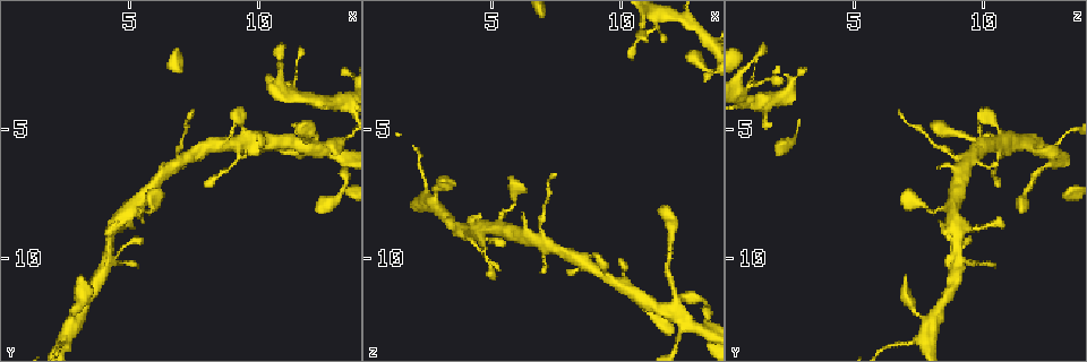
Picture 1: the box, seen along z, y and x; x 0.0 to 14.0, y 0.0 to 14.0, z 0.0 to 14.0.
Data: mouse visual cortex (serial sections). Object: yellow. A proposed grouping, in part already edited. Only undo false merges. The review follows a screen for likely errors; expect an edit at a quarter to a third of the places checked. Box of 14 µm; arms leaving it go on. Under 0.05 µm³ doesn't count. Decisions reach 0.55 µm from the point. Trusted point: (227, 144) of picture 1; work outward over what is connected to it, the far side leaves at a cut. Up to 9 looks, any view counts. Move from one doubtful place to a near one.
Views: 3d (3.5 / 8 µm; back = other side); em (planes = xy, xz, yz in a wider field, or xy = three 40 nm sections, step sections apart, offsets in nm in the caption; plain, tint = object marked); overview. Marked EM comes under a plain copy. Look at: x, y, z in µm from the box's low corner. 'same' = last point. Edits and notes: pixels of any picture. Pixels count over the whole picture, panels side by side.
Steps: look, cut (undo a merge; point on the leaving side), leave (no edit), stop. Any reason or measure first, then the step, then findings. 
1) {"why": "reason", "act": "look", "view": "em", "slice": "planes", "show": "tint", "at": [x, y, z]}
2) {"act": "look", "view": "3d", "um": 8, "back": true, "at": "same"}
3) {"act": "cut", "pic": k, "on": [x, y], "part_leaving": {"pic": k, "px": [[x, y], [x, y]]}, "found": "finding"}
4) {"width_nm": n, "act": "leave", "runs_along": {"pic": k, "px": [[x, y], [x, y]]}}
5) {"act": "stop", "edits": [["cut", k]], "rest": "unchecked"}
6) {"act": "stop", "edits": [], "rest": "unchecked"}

{"why": "three arms meet", "act": "look", "view": "3d", "um": 3.5, "back": true, "at": [7.1, 6.2, 9.3]}

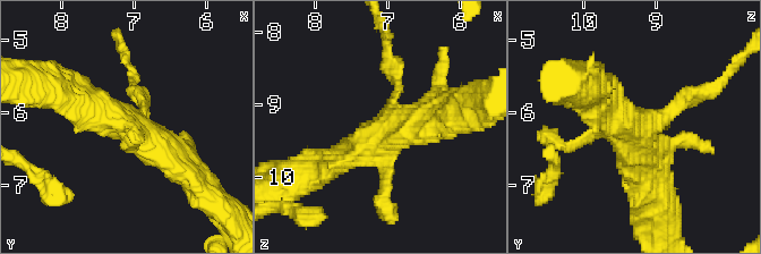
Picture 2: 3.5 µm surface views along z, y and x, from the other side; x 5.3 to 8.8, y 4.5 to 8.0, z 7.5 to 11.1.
{"why": "need the tissue", "act": "look", "view": "em", "slice": "xy", "step": 3, "show": "tint", "at": [7.00, 6.20, 9.30]}

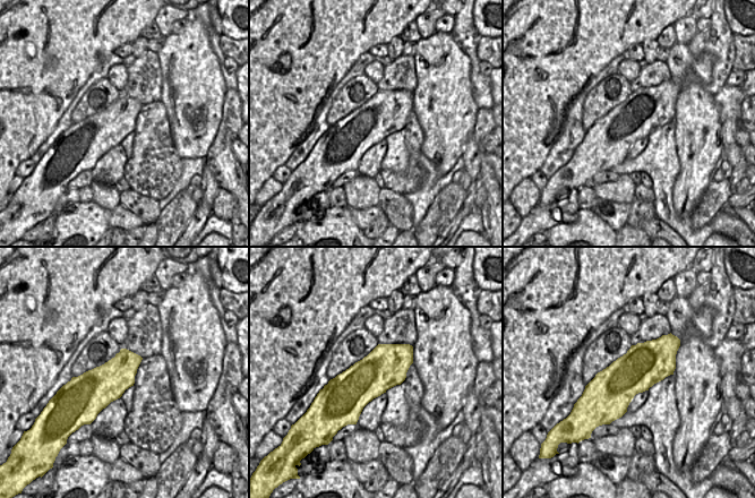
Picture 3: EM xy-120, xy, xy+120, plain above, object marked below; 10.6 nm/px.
{"act": "leave", "runs_along": {"pic": 2, "px": [[76, 100], [131, 124], [190, 177]]}, "found": "continuous, no second cell"}

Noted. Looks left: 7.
{"why": "a fork", "act": "look", "view": "3d", "um": 3.5, "at": [5.3, 8.1, 8.6]}

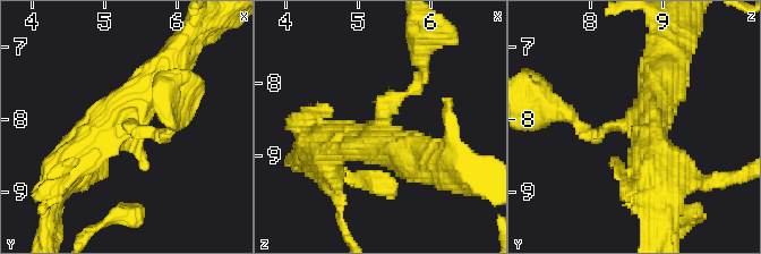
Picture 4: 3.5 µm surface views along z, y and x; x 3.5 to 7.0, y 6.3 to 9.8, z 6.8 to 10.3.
{"why": "need the tissue", "act": "look", "view": "em", "slice": "planes", "show": "tint", "at": [5.30, 8.05, 8.70]}

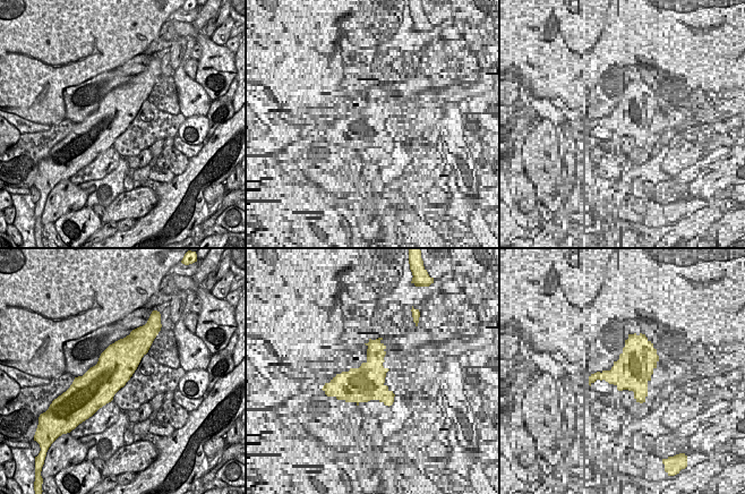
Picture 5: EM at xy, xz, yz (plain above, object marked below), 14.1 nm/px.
{"act": "leave", "runs_along": {"pic": 4, "px": [[176, 56], [117, 119], [63, 164]]}, "found": "all the same cell"}

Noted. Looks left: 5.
{"why": "thick turns thin", "act": "look", "view": "3d", "um": 3.5, "at": [4.2, 10.0, 9.1]}

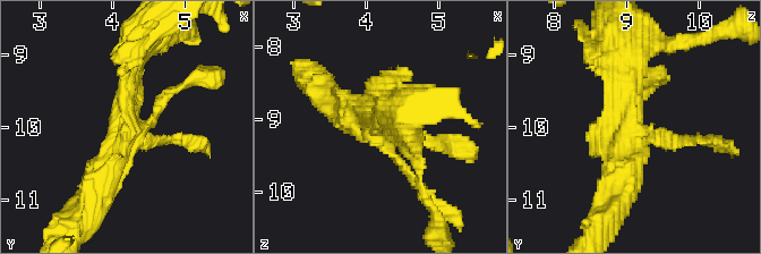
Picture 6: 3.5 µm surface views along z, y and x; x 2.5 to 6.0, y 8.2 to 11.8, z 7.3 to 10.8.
{"why": "shape alone is not enough", "act": "look", "view": "em", "slice": "xy", "step": 3, "show": "tint", "at": [4.20, 10.00, 9.05]}

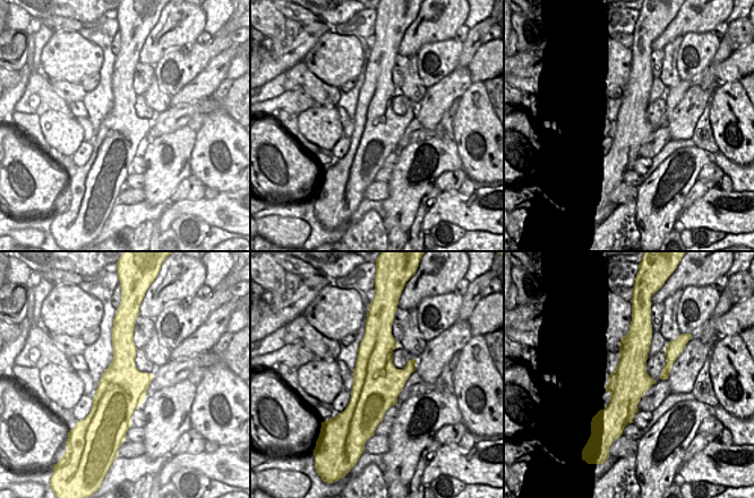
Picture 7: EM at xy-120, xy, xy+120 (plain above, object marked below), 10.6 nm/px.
{"act": "leave", "runs_along": {"pic": 6, "px": [[137, 50], [127, 130], [99, 193]]}, "found": "continuous, no second cell"}

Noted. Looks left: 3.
{"why": "sudden change in width", "act": "look", "view": "3d", "um": 3.5, "at": [2.4, 13.2, 7.4]}

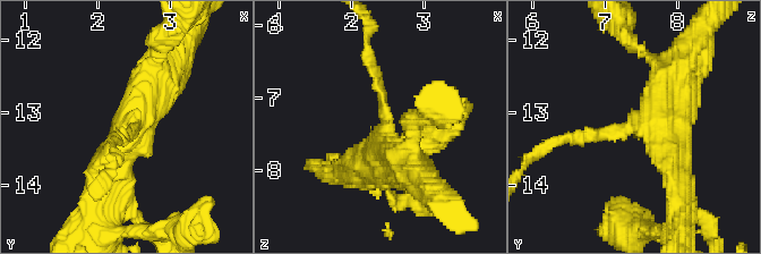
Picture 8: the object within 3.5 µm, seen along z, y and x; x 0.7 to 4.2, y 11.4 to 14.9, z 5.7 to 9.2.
{"arms": 3, "arm_widths_nm": [150, 400, 500], "act": "look", "view": "em", "slice": "xy", "step": 1, "show": "tint", "at": [2.50, 13.15, 7.45]}

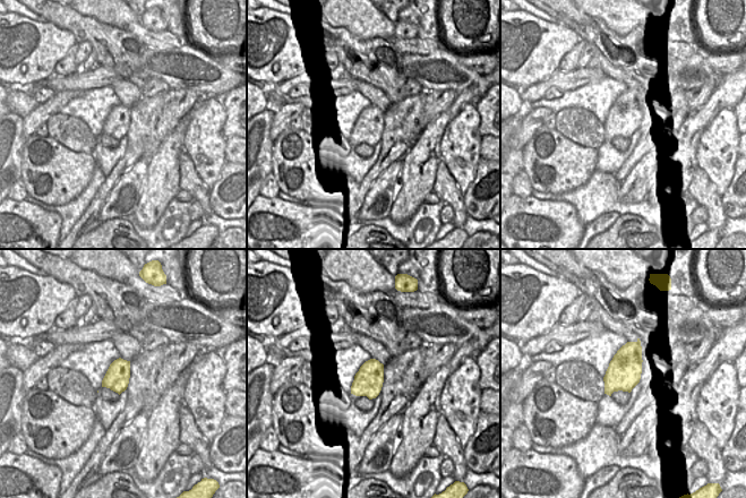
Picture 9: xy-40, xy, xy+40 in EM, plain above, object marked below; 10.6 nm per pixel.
{"why": "cut it another way", "act": "look", "view": "em", "slice": "xy", "step": 5, "show": "tint", "at": "same"}

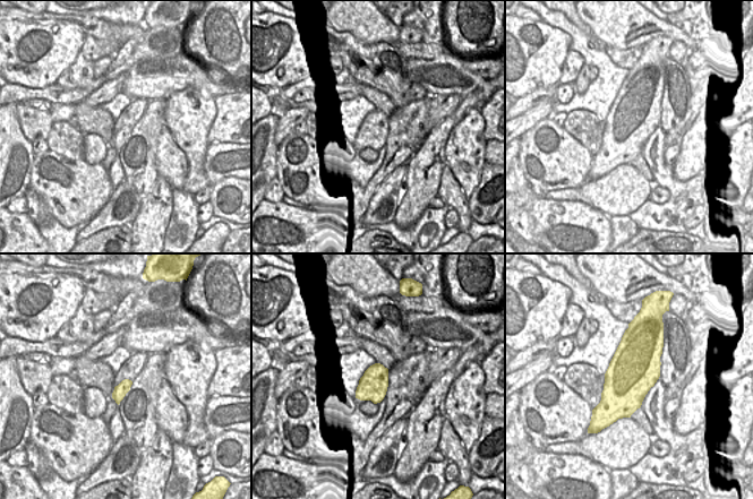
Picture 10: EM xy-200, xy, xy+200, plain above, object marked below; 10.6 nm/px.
{"act": "cut", "pic": 8, "on": [377, 83], "part_leaving": {"pic": 8, "px": [[385, 119], [368, 30]]}, "found": "a second cell is stuck on"}

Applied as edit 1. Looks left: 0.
{"act": "stop", "edits": [["cut", 8]], "rest": "unchecked"}

